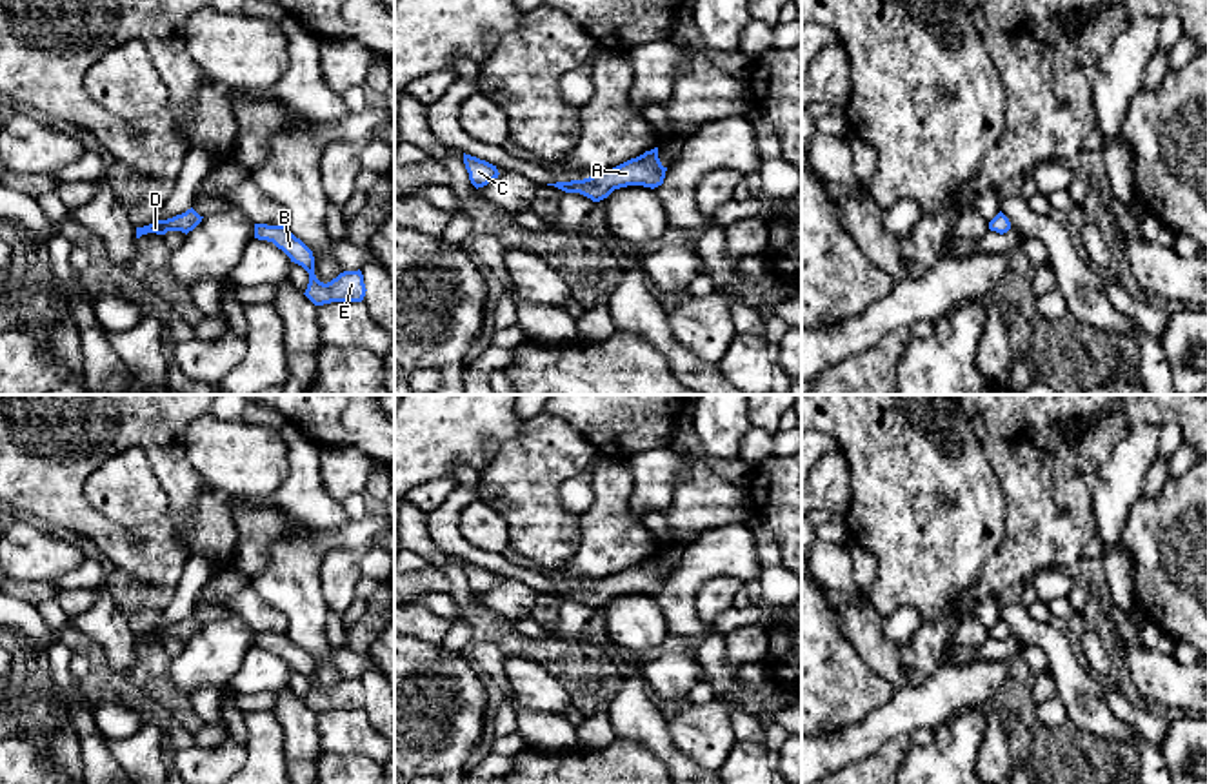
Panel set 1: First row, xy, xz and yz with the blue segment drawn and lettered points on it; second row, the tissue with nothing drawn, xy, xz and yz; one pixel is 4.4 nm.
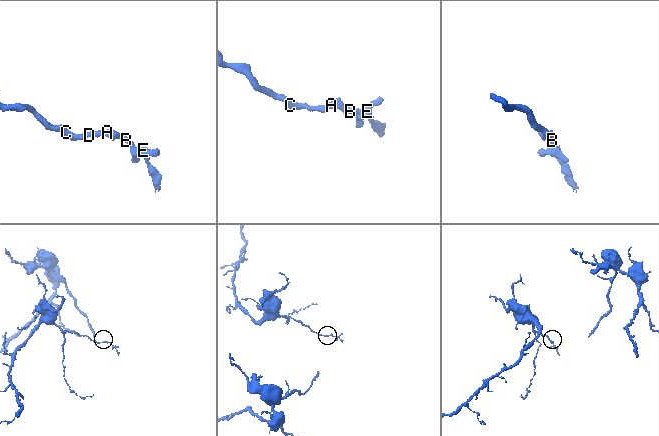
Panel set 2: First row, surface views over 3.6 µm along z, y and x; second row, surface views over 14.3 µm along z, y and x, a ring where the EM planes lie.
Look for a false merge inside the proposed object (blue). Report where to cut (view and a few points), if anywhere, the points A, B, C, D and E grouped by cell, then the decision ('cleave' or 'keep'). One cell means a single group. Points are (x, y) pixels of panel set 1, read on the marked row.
no cut; A B C D E; keep

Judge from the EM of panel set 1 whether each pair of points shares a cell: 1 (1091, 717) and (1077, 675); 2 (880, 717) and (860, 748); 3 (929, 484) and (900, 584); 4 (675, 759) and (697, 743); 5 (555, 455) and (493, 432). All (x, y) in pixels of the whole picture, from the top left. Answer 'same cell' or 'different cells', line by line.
1: same cell
2: same cell
3: same cell
4: different cells
5: different cells

